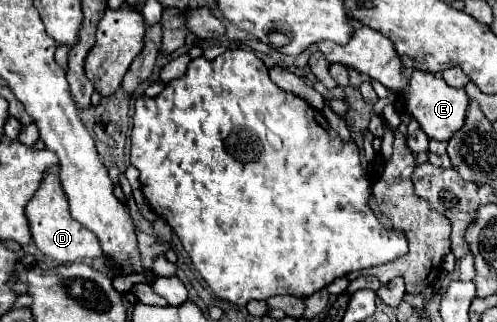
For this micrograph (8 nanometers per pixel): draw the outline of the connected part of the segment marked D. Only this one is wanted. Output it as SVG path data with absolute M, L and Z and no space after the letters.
M45 171L43 179L45 181L41 181L33 199L25 207L25 217L29 221L31 237L33 237L33 243L37 245L37 249L57 263L75 263L75 261L89 261L89 259L101 257L103 251L99 247L97 237L71 217L69 203L67 203L63 189L61 189L57 173Z

